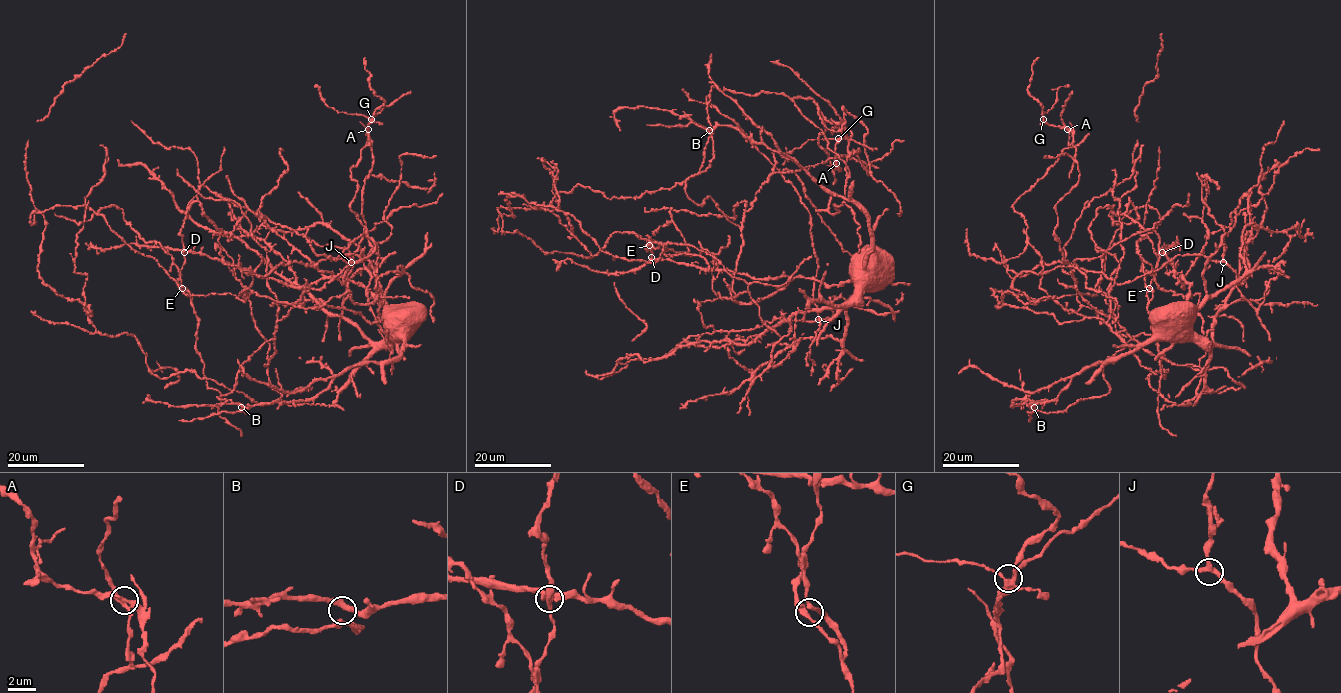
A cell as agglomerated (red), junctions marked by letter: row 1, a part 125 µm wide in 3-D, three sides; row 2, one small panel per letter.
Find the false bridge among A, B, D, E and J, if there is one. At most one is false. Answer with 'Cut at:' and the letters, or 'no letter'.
Cut at: A

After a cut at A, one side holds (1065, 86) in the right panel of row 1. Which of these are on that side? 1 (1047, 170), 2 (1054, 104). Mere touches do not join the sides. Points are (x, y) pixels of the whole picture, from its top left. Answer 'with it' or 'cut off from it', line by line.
1: cut off from it
2: with it

